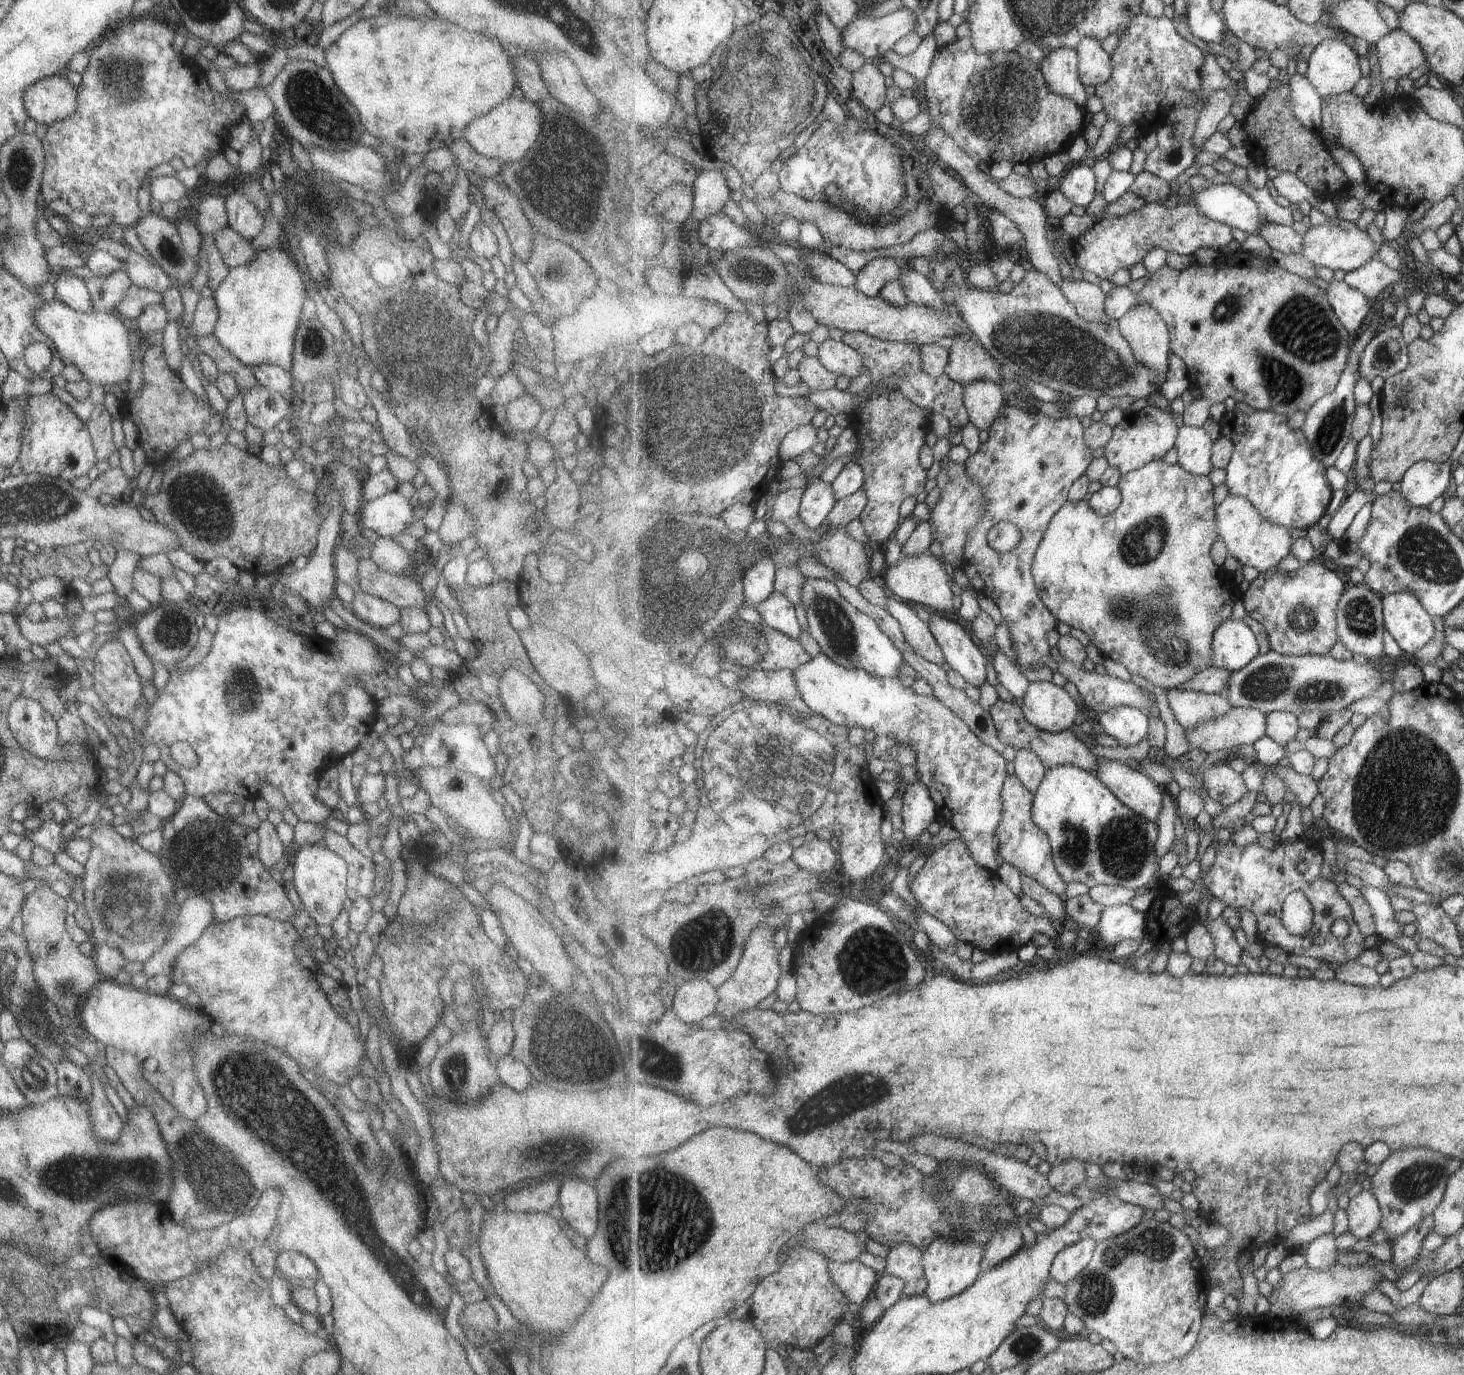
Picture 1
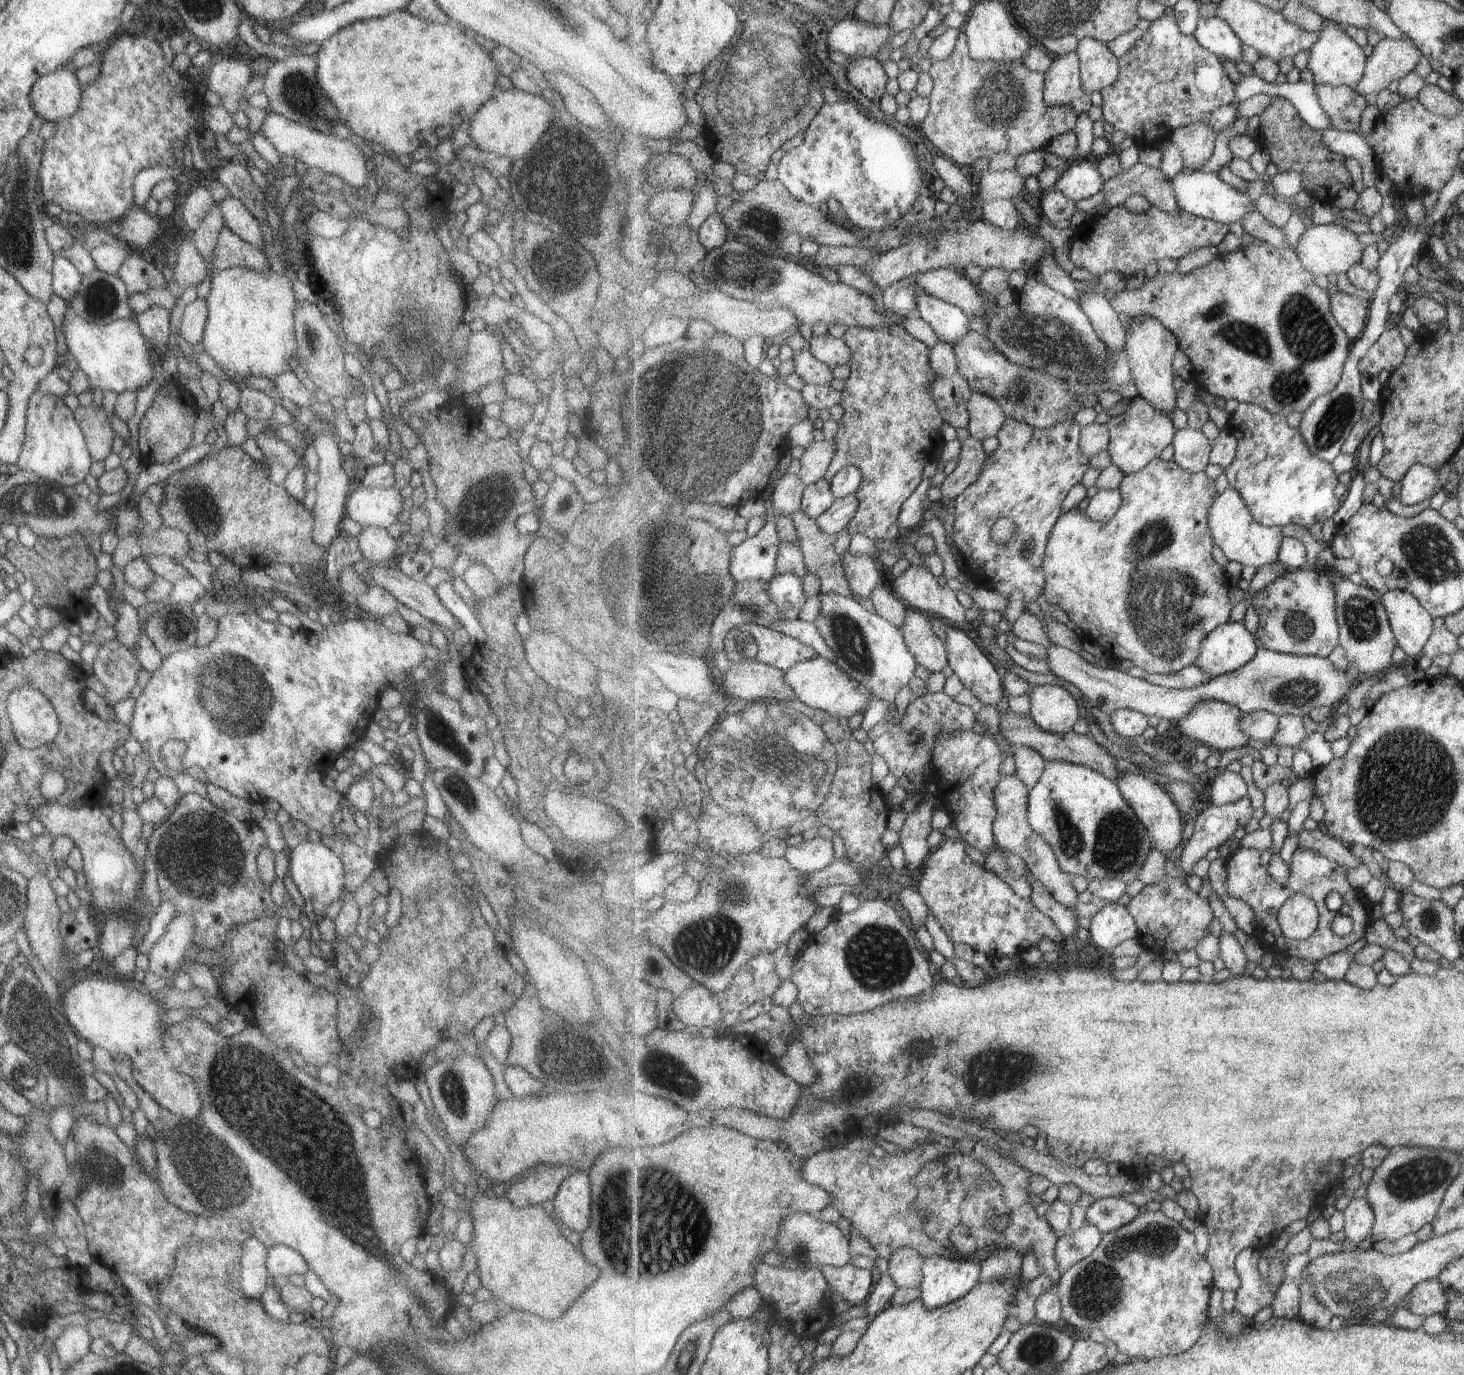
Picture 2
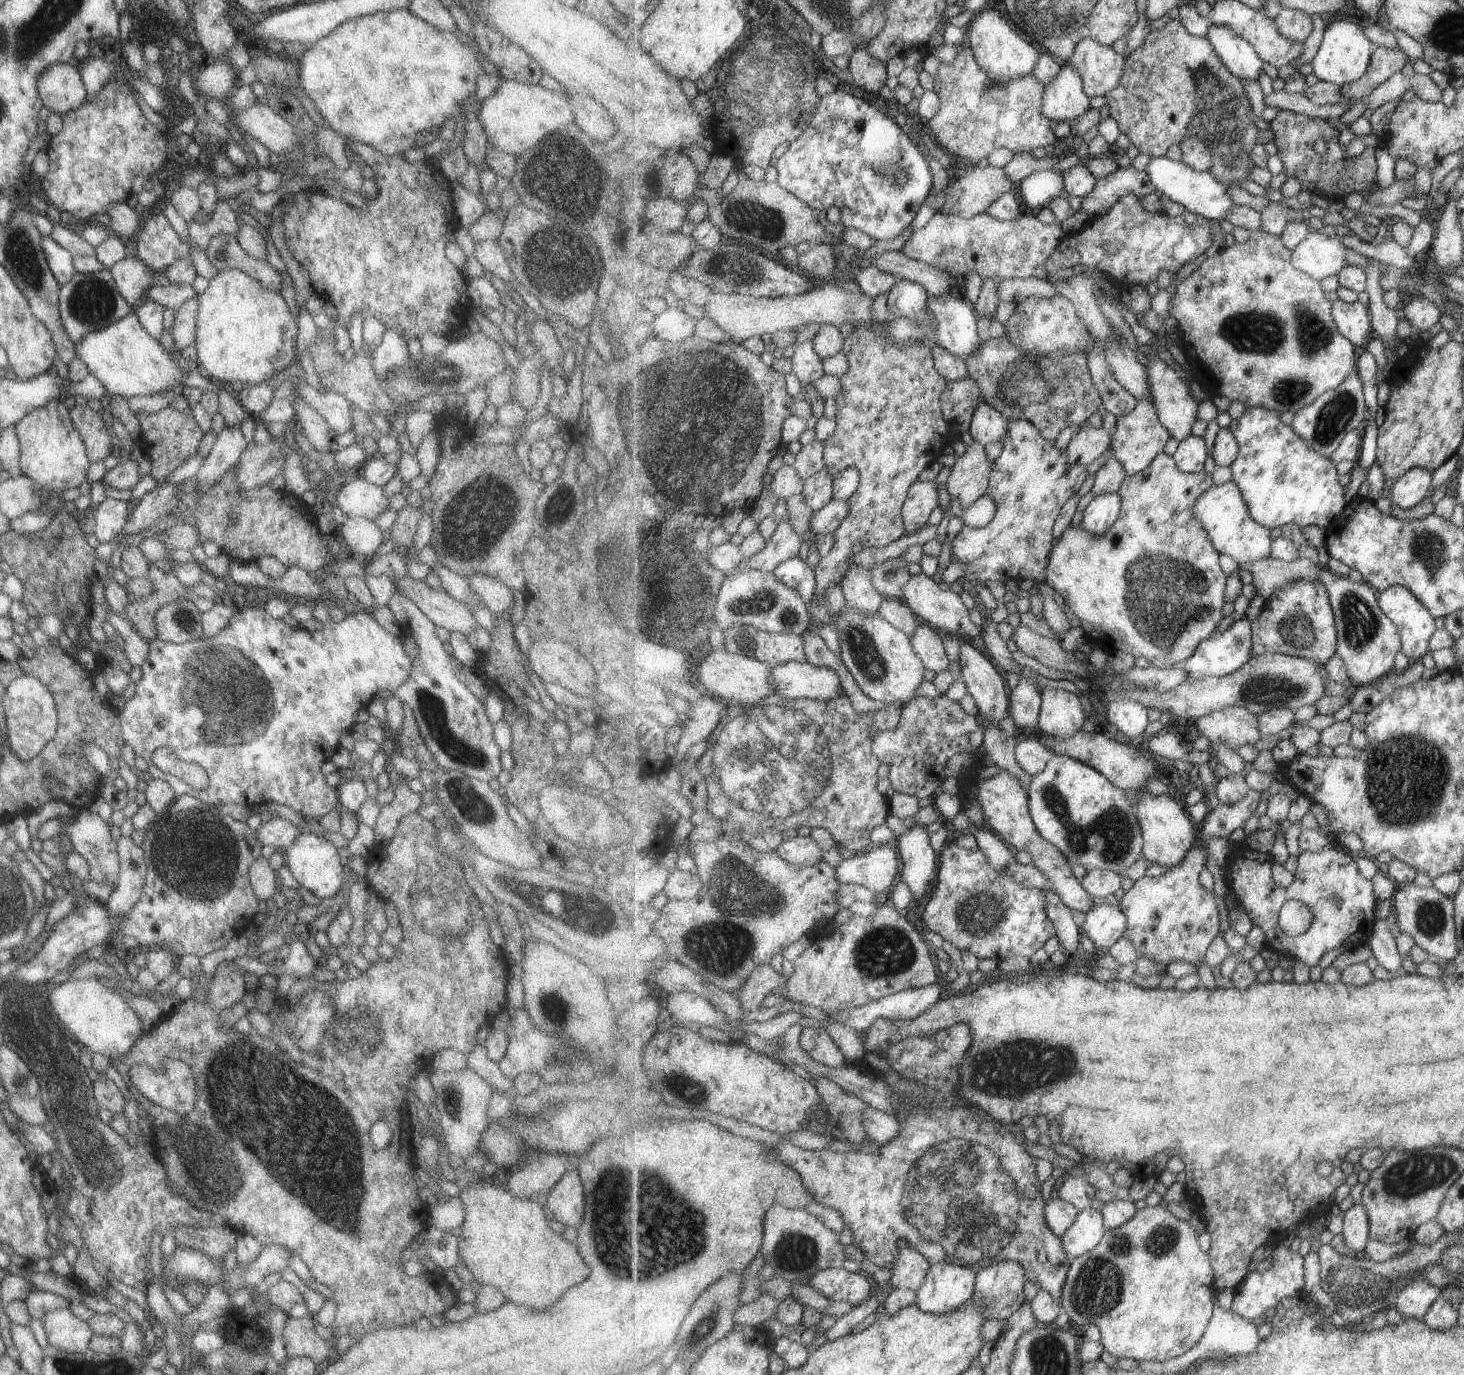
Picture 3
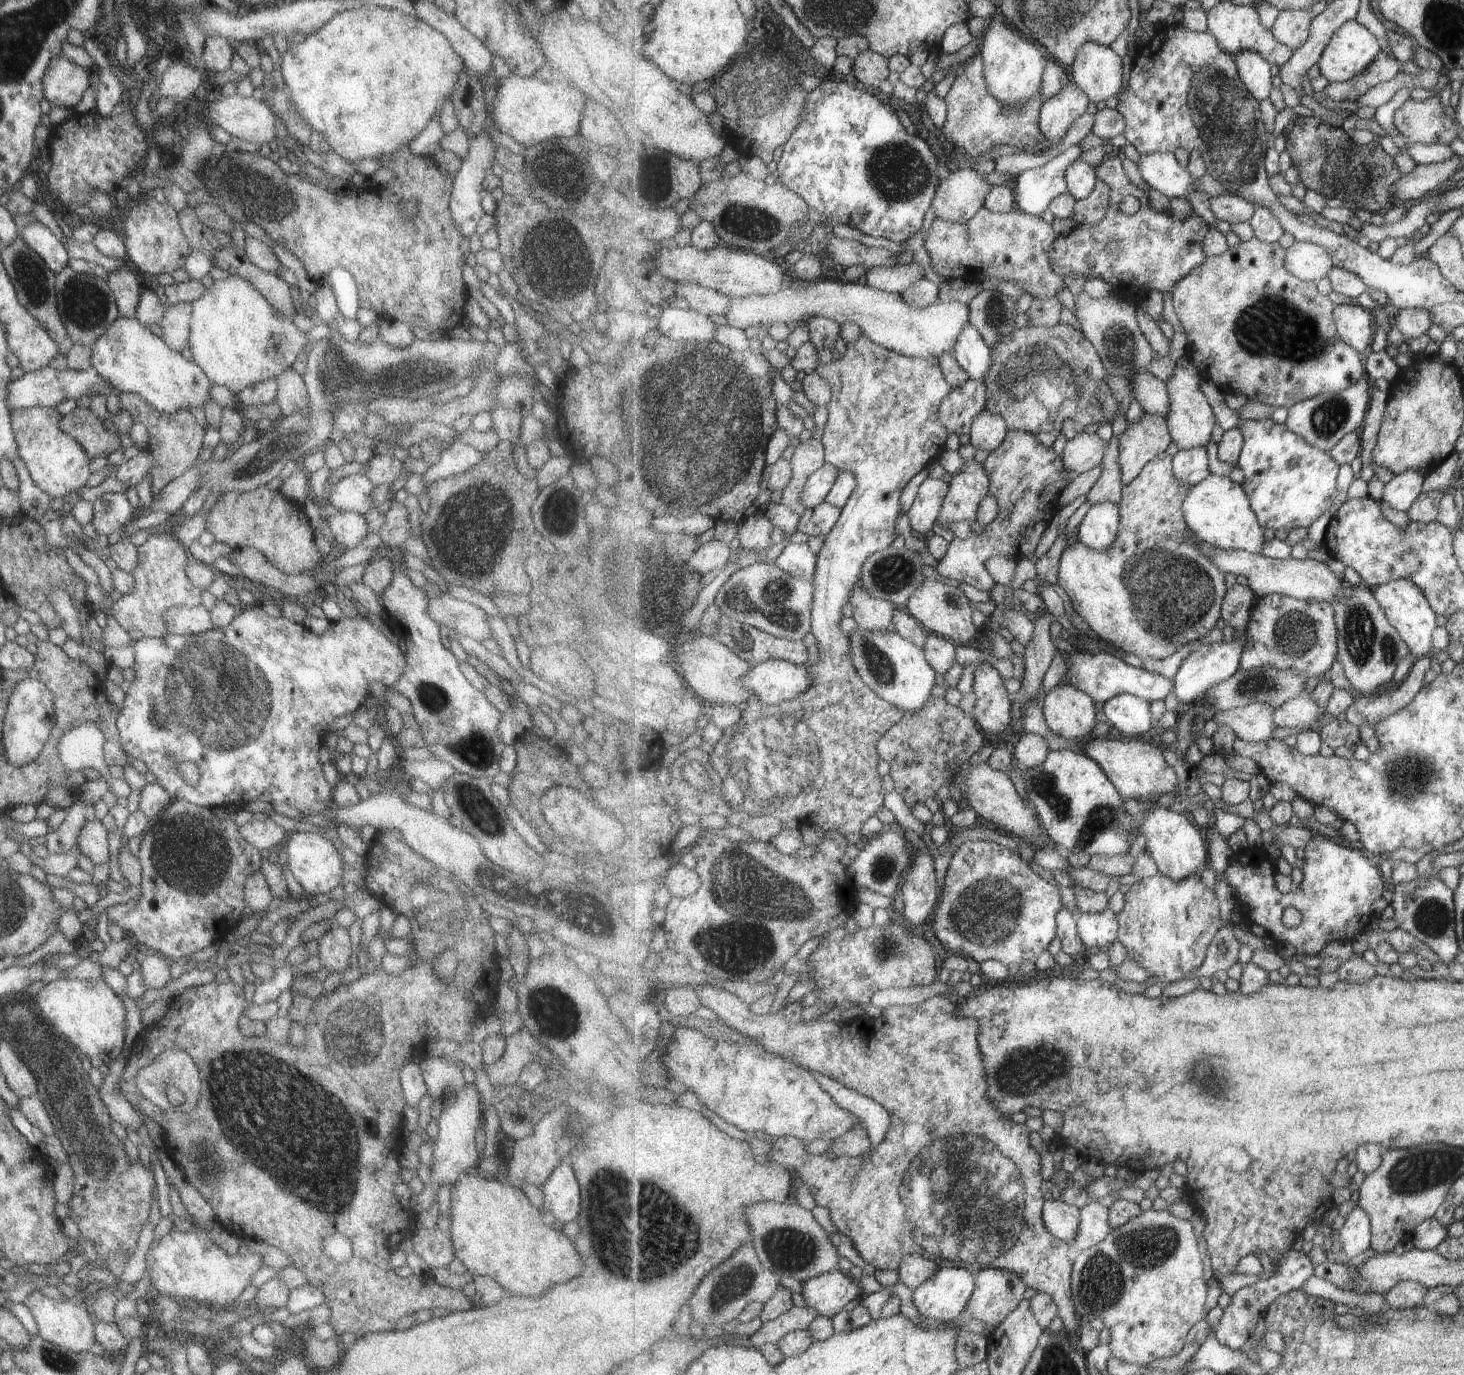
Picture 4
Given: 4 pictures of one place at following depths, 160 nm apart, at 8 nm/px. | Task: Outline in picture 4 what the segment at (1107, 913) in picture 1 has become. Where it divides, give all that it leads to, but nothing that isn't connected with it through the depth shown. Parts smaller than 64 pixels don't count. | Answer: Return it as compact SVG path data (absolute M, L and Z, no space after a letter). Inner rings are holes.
M1110 909L1101 914L1083 913L1077 919L1079 937L1087 949L1092 946L1108 949L1118 942L1120 925L1117 914Z

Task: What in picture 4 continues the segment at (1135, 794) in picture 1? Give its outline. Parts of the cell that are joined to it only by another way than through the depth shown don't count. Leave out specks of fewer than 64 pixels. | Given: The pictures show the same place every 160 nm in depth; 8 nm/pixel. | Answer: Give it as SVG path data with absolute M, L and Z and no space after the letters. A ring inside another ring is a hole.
M1163 806L1153 808L1138 830L1147 838L1145 851L1154 858L1159 872L1173 880L1187 880L1208 866L1210 845L1207 844L1204 830L1193 822L1190 813L1184 815L1183 809L1174 812L1169 809Z

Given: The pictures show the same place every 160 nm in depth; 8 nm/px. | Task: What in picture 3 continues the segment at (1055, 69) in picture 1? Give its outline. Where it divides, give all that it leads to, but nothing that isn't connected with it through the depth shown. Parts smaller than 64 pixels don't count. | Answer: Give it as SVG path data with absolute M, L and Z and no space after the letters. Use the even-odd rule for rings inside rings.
M1070 62L1063 63L1061 72L1046 86L1043 114L1050 119L1070 121L1091 109L1083 77Z

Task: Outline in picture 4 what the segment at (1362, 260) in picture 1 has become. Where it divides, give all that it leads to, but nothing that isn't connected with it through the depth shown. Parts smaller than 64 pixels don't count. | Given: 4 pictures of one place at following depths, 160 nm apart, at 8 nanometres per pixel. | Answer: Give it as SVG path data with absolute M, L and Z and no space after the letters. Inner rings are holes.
M1298 241L1287 249L1286 268L1303 281L1316 282L1328 277L1334 260L1319 244Z

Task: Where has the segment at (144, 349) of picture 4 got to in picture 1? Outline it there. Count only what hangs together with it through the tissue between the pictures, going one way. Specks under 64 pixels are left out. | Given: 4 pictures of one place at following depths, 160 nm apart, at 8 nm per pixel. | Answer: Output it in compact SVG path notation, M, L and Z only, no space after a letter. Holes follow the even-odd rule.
M55 298L43 300L32 316L35 328L52 342L52 347L64 365L75 366L89 384L99 383L106 389L113 384L123 387L132 361L127 340L127 333L132 328L128 322L115 313L77 312Z

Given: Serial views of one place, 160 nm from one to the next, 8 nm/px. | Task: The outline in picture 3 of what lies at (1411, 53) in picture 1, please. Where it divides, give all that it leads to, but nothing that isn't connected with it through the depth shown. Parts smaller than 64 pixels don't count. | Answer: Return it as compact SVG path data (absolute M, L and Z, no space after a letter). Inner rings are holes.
M1376 46L1372 55L1369 70L1359 80L1342 86L1342 93L1352 100L1367 98L1379 85L1382 85L1394 74L1400 73L1411 63L1410 56L1401 48Z

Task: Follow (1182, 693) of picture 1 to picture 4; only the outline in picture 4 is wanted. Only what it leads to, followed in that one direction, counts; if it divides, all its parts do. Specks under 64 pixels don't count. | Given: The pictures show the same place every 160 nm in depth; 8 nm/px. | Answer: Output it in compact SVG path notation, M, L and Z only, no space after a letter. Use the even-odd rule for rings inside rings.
M1257 702L1244 708L1217 712L1213 720L1218 727L1229 726L1237 738L1246 742L1261 743L1271 740L1275 724L1275 706Z

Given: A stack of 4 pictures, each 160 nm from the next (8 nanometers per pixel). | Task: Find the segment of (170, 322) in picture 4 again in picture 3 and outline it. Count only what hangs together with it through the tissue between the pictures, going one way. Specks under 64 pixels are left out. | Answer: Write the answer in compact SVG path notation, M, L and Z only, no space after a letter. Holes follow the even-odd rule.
M195 297L183 302L174 311L173 322L167 330L173 341L174 352L180 352L193 343L196 311L197 300L195 300Z

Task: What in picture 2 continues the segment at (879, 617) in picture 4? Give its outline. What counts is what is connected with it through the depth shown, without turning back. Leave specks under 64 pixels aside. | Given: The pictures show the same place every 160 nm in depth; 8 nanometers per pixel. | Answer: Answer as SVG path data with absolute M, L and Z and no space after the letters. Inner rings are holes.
M846 552L842 557L842 565L850 588L857 597L870 598L873 590L882 582L879 563L871 555Z

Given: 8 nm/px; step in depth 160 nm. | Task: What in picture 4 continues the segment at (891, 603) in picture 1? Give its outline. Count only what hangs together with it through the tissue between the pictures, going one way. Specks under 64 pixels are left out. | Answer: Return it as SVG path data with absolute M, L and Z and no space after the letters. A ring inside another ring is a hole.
M931 633L924 650L934 670L943 676L958 663L958 646L946 637Z

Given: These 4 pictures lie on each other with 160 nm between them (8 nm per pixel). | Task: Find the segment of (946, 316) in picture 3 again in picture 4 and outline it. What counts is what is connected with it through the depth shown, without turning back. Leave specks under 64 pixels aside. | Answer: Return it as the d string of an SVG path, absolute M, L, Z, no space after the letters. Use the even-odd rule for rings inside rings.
M972 323L959 336L959 344L955 344L953 354L971 379L985 382L993 366L993 350Z

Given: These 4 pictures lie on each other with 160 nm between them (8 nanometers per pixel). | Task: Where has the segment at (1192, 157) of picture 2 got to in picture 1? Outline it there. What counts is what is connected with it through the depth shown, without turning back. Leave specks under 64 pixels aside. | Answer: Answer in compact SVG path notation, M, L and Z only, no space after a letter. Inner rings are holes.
M1225 89L1213 91L1213 94L1207 98L1197 117L1198 125L1194 138L1197 153L1202 150L1202 144L1217 132L1221 120L1231 112L1233 99L1234 96Z

